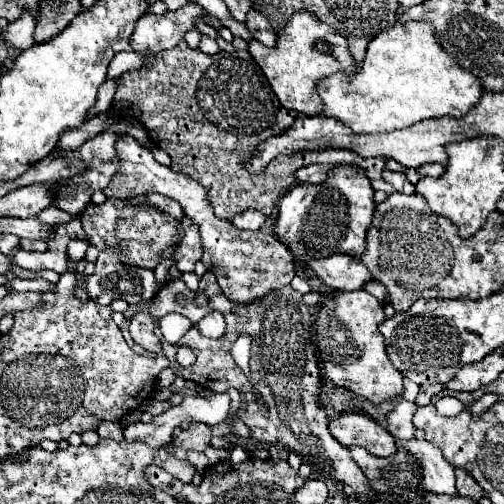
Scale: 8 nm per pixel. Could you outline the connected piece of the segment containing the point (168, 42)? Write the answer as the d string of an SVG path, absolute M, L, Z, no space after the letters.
M188 3L176 11L166 11L162 15L146 13L134 29L134 51L136 53L158 53L172 49L182 41L188 29L196 27L196 21L204 21L204 7L198 3Z

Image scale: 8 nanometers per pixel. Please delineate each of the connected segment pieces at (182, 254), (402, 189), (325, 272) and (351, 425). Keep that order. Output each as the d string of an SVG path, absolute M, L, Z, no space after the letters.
M182 217L180 225L184 227L184 235L180 243L174 247L174 261L178 271L194 271L194 263L200 261L202 255L202 243L198 235L198 227L188 217Z
M384 171L384 175L382 175L382 179L386 181L386 183L390 183L398 193L416 193L416 187L406 179L406 175L404 173L392 173L392 171Z
M334 253L330 257L306 257L306 265L330 289L356 291L372 279L370 271L366 271L358 259L352 259L344 253Z
M350 413L330 421L330 433L346 447L358 445L376 457L390 457L398 451L394 437L376 419L364 413Z

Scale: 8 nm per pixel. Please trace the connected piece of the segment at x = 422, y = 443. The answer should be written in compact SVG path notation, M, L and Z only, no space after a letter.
M408 439L400 441L402 449L410 453L422 469L422 487L430 493L446 493L446 495L456 495L454 487L454 467L444 459L442 451L426 441L426 439Z

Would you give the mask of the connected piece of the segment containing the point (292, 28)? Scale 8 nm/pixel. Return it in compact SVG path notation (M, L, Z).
M294 11L290 21L284 23L282 31L278 33L274 47L266 47L260 41L250 39L248 51L264 71L280 103L284 107L290 107L298 113L308 113L308 115L322 113L322 99L316 91L316 81L324 79L326 75L332 75L338 69L354 67L354 57L348 49L348 41L330 25L322 23L310 11Z

